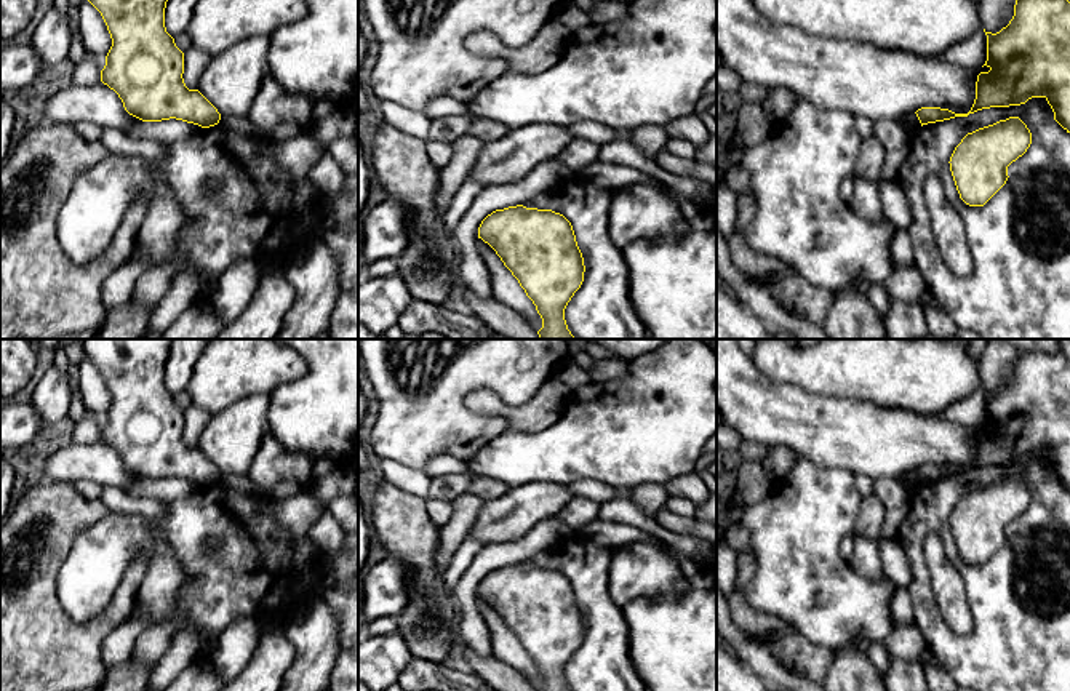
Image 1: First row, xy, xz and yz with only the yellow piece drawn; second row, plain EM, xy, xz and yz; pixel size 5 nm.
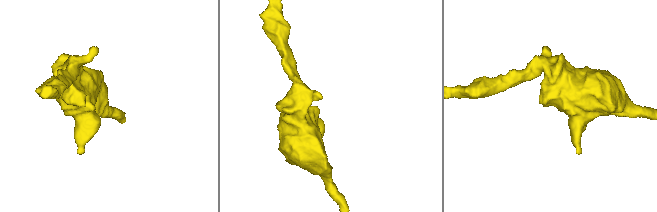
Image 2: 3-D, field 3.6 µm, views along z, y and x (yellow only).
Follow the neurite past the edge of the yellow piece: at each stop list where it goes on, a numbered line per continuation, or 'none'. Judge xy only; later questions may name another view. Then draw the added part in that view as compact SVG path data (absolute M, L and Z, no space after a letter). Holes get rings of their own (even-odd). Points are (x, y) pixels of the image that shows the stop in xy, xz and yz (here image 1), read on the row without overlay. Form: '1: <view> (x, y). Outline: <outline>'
none

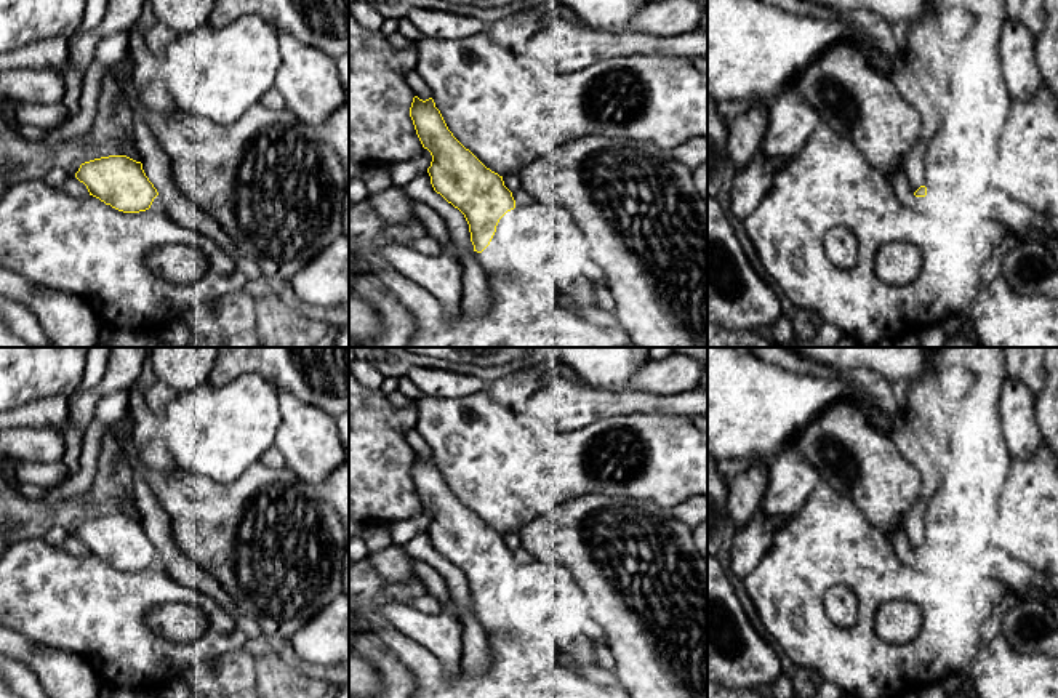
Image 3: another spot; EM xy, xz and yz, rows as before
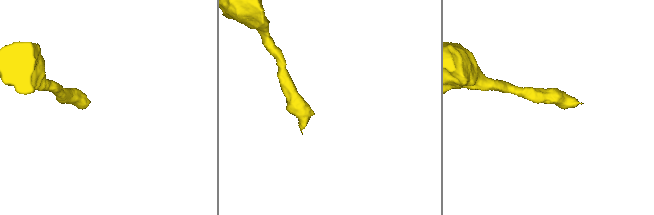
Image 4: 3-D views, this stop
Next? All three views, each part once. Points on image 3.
1: xz (508, 615). Outline: M515 567L507 570L498 581L490 604L475 613L487 639L491 636L504 637L512 647L541 645L544 650L560 655L568 636L539 636L531 631L533 599L525 589L514 586Z

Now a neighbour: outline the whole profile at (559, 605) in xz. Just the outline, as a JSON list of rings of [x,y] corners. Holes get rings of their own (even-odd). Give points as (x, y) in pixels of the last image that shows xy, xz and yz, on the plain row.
[[[520,564],[515,568],[514,588],[525,589],[533,599],[531,631],[539,636],[573,636],[587,618],[587,600],[570,570],[555,564]]]

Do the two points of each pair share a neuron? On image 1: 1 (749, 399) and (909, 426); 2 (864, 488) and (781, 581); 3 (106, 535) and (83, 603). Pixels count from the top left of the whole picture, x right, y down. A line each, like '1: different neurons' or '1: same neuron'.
1: same neuron
2: different neurons
3: same neuron

